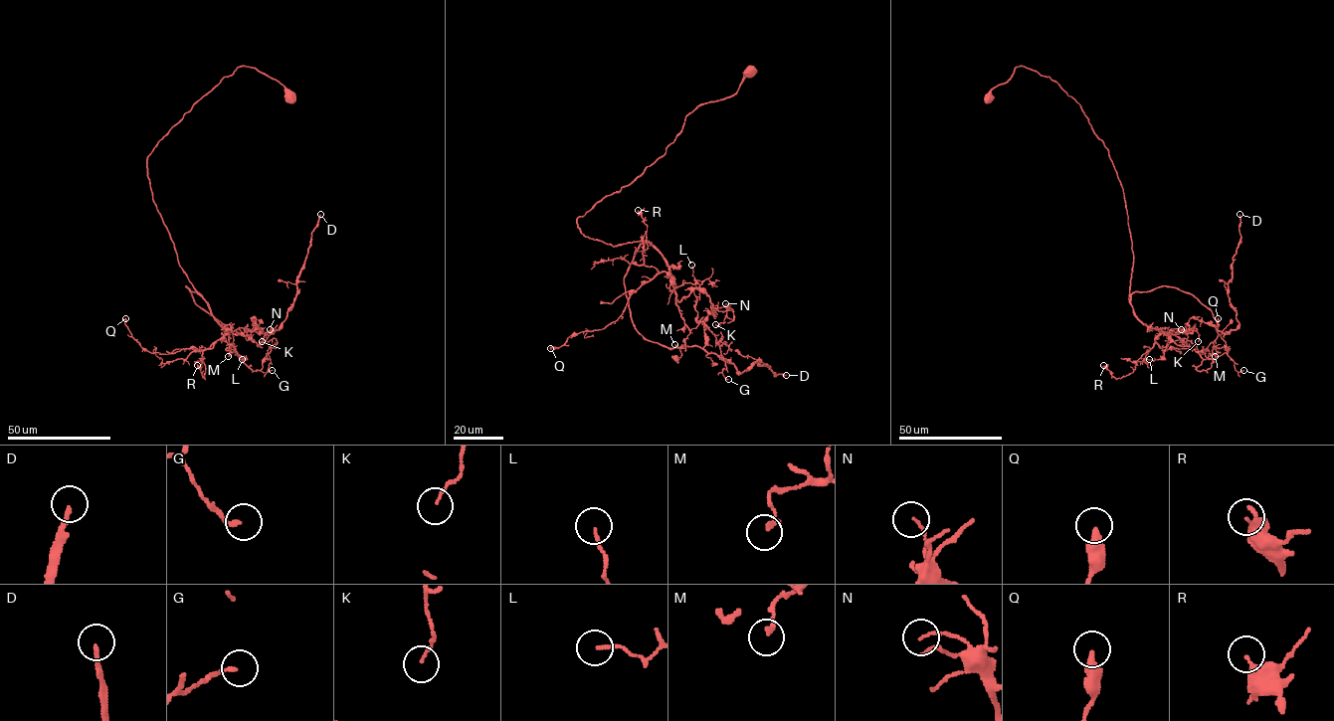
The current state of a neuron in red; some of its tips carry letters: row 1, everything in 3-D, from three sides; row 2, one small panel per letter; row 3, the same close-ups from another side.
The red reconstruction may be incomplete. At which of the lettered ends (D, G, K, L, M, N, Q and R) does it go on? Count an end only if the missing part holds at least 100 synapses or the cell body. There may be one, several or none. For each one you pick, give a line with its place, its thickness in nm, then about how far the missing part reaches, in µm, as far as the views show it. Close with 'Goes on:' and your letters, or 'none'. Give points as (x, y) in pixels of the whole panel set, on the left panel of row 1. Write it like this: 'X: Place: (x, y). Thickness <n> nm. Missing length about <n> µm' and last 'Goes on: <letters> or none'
D: Place: (320, 214). Thickness 170 nm. Missing length about 110 µm
Goes on: D

